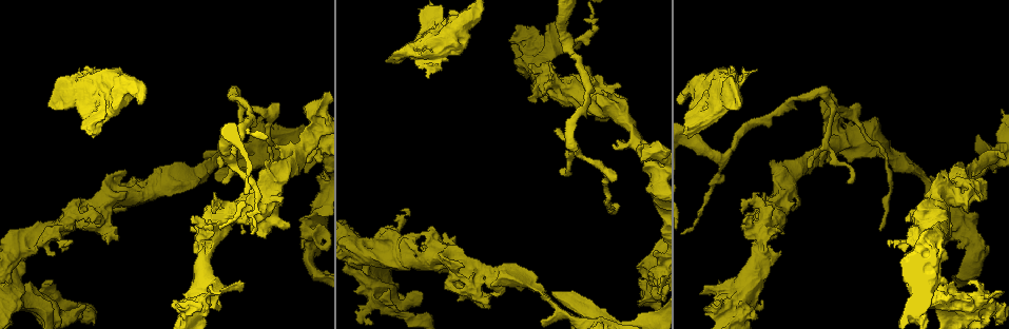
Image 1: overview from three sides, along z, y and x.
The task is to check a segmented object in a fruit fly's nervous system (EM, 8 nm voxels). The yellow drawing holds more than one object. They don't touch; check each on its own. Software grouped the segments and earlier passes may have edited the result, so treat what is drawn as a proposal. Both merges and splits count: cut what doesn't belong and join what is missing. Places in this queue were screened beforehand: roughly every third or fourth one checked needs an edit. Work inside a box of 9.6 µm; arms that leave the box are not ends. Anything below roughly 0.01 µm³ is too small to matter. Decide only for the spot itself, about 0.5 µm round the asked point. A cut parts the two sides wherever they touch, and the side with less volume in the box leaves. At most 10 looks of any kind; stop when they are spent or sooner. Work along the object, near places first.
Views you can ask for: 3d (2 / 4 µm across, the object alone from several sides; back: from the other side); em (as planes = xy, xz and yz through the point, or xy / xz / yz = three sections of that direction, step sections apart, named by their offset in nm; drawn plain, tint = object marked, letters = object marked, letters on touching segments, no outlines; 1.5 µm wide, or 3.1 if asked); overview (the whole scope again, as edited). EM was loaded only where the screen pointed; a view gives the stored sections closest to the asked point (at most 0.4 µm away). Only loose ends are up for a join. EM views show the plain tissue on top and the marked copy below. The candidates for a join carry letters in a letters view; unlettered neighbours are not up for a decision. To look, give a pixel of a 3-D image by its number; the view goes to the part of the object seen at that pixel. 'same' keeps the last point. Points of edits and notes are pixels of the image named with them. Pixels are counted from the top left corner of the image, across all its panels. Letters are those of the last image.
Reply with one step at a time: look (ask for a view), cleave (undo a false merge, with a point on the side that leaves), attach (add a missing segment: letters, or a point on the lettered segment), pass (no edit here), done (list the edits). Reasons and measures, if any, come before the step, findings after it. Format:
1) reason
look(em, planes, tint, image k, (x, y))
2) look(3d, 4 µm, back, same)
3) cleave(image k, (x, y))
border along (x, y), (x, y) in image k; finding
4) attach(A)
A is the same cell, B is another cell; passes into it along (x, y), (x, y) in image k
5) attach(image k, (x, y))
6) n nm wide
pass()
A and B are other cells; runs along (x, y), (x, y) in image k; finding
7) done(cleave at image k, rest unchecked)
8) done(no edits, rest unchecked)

free end
look(em, planes, tint, image 1, (304, 172))

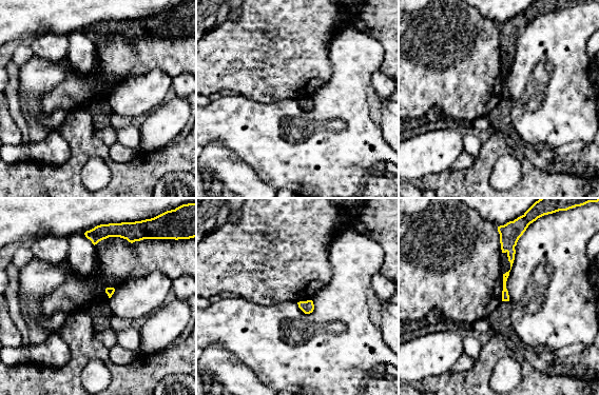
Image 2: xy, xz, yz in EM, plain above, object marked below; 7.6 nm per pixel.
what lies round it
look(em, planes, letters, same)

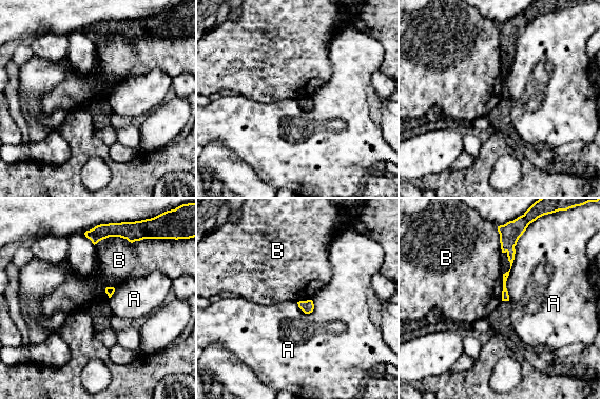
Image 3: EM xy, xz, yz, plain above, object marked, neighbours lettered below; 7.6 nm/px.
pass()
A and B are other cells; runs along (505, 236), (510, 268), (504, 280), (504, 298) in image 3; no lettered segment goes on from it

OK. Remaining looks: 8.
thick end
look(3d, 4 µm, back, image 1, (797, 207))

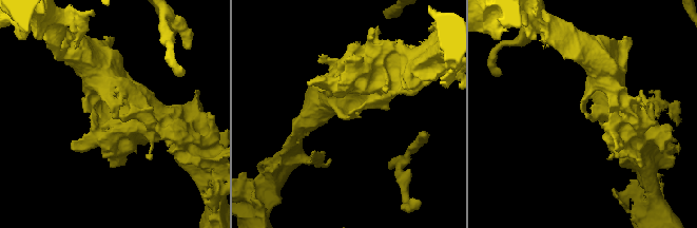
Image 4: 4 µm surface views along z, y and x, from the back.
shape alone is not enough
look(em, xy, step 8, letters, image 4, (112, 110))

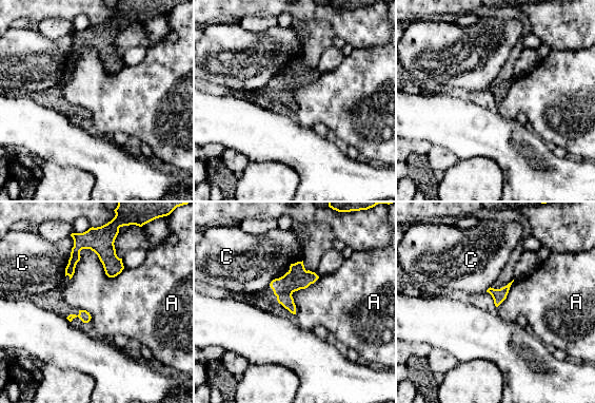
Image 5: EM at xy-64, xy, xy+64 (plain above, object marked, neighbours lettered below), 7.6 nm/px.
look(em, planes, letters, same)

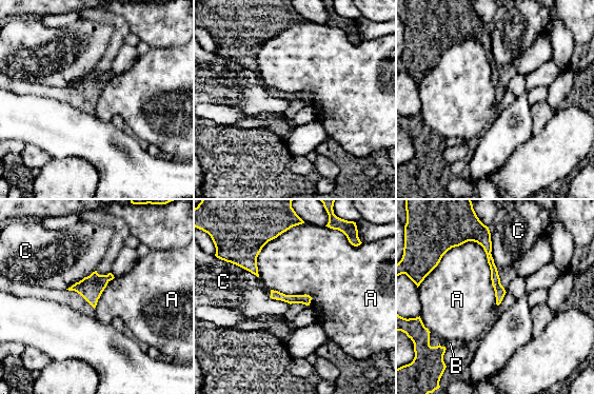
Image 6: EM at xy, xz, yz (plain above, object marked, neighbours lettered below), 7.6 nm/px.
pass()
A, B and C are other cells; runs along (486, 238), (498, 288), (498, 300) in image 6; no lettered segment goes on from it

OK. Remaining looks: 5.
thick end
look(3d, 2 µm, image 1, (543, 102))

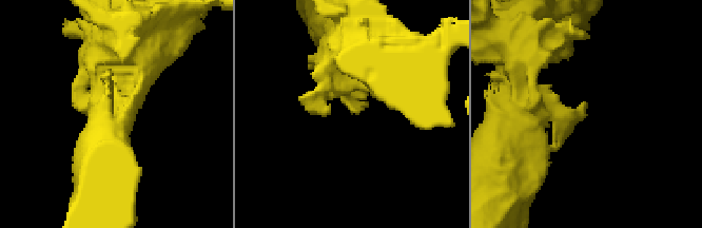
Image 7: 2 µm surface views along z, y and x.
look(em, planes, tint, image 7, (585, 107))

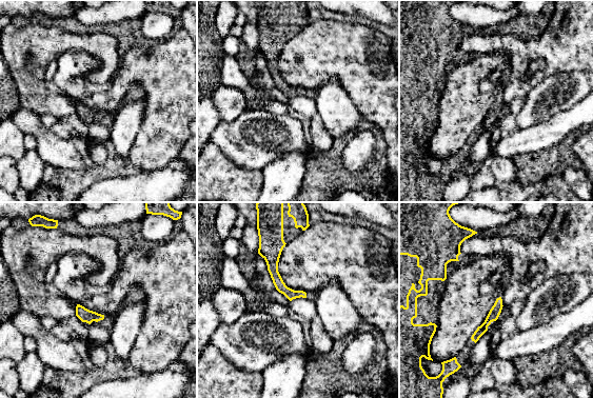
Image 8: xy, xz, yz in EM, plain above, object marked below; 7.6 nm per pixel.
see the neighbours
look(em, planes, letters, same)

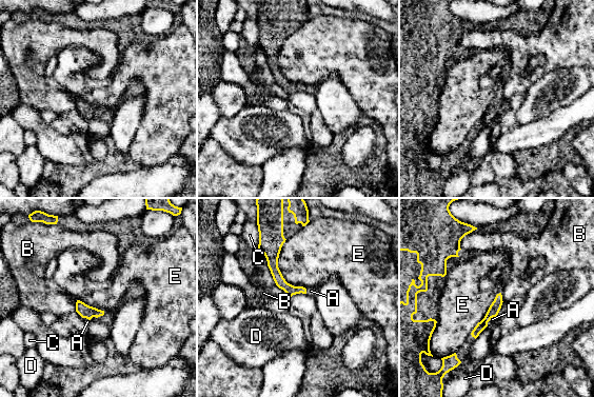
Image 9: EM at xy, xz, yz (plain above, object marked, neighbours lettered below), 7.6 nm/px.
attach(A)
A is the same cell, B, C, D and E are other cells; it goes on there

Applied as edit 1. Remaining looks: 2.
look(overview)

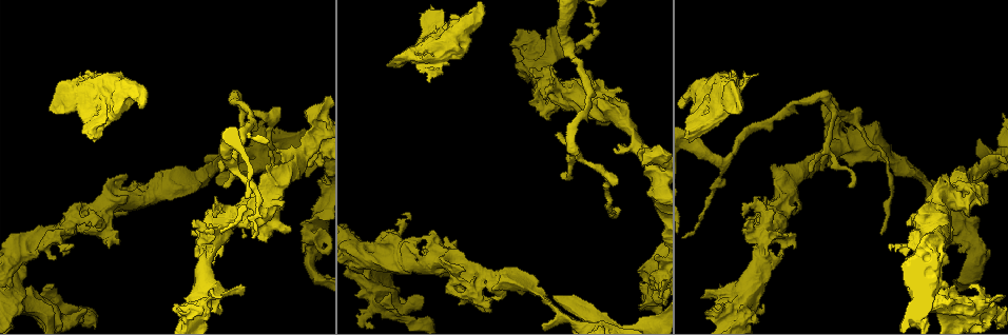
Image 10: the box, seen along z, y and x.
stops while still wide
look(em, planes, letters, image 10, (55, 114))

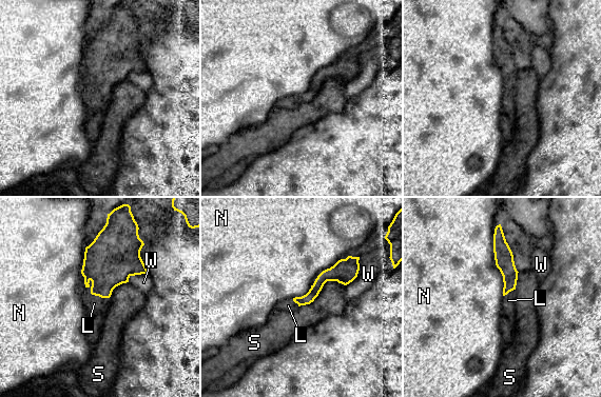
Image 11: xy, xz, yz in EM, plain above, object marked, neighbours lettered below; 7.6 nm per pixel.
attach(L)
L is the same cell, N, S and W are other cells; passes into it along (108, 264), (94, 294), (94, 303) in image 11; the neuron continues

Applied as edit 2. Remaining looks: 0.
done(attach at image 9, attach at image 11, rest unchecked)

